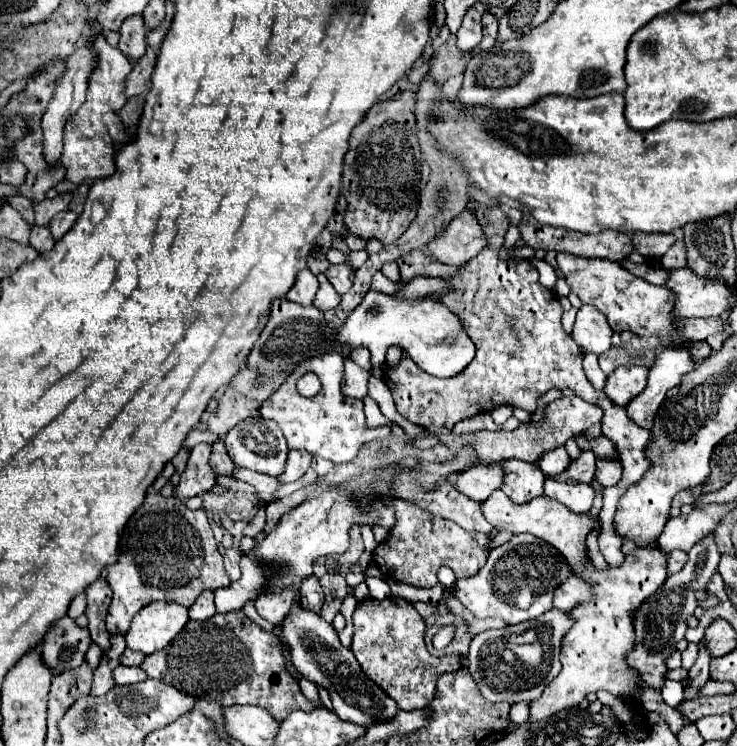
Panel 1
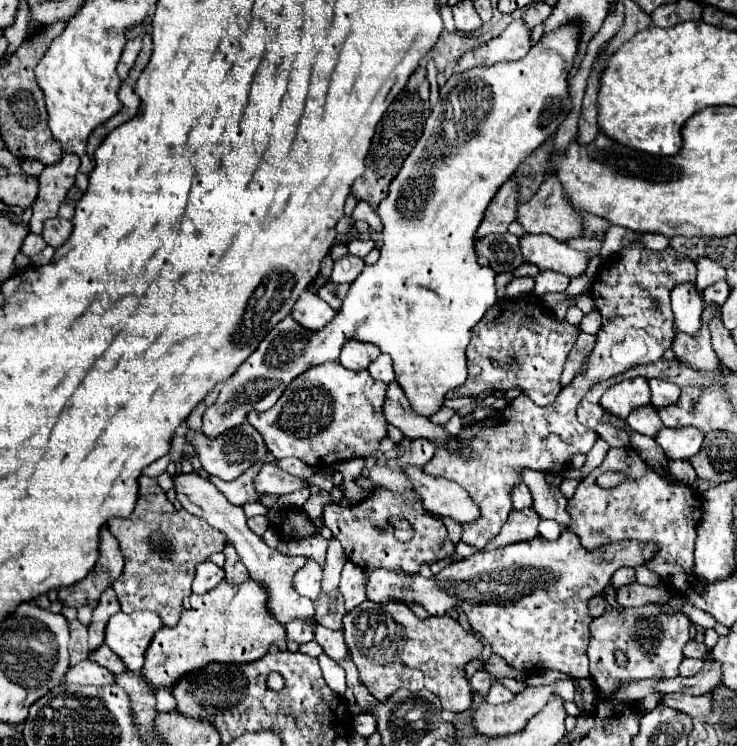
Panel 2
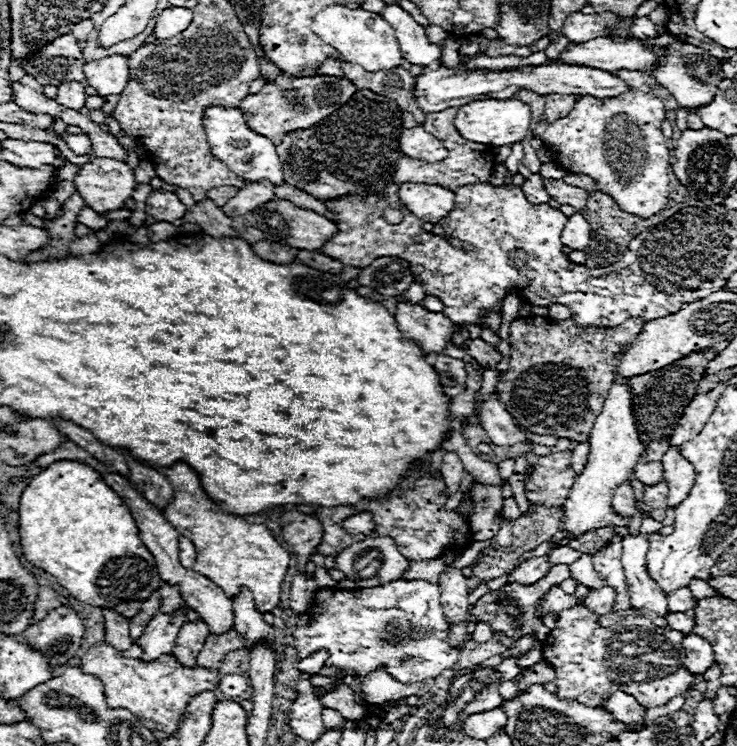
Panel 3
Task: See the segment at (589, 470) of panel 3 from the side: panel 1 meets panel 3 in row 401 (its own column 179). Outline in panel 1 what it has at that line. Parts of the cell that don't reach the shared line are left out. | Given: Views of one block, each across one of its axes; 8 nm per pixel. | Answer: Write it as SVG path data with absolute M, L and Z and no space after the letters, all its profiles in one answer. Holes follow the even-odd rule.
M152 602L144 606L124 634L128 648L144 654L162 650L186 626L188 610L180 604Z

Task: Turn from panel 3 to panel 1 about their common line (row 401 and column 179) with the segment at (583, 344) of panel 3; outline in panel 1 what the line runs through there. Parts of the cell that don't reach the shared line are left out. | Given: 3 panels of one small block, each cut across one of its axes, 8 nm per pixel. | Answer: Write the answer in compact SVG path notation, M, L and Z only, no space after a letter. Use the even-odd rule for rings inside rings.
M148 492L140 510L128 520L120 538L120 556L108 566L106 580L114 590L106 628L108 632L116 628L118 634L124 634L132 618L150 602L166 600L188 608L202 590L218 590L232 584L222 566L206 510L190 510L176 496L162 496L160 492Z

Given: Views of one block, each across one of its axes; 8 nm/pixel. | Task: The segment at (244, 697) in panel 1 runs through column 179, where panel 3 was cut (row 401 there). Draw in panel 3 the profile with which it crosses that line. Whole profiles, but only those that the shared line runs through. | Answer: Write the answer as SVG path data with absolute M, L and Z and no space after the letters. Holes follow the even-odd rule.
M700 350L700 352L688 354L686 358L680 358L678 362L670 366L664 366L662 370L654 370L654 374L642 374L642 378L630 380L630 388L634 394L634 418L636 418L636 426L640 432L640 440L646 446L646 454L642 454L634 466L634 478L638 478L642 484L654 486L664 480L660 458L664 456L672 430L678 424L680 416L684 414L684 408L694 398L698 382L702 380L706 372L706 364L712 358L714 354Z

